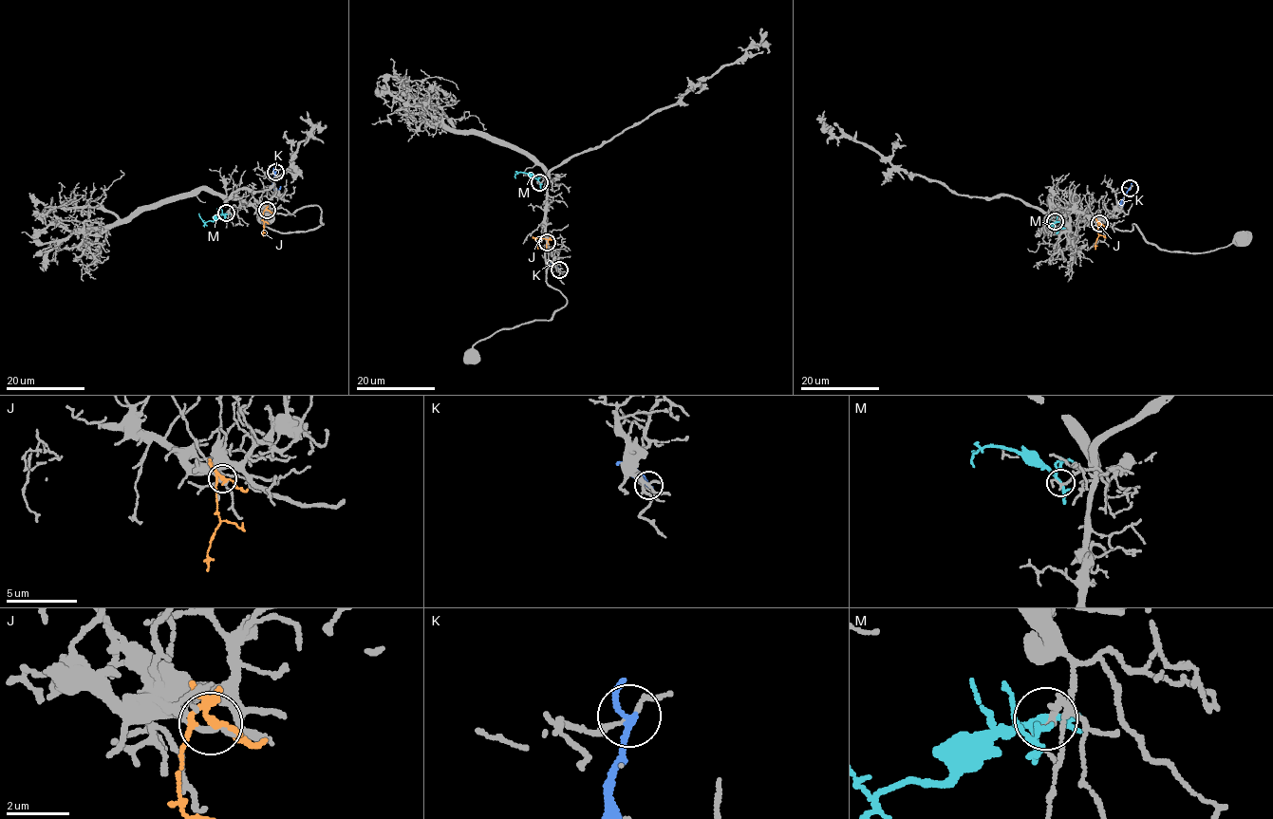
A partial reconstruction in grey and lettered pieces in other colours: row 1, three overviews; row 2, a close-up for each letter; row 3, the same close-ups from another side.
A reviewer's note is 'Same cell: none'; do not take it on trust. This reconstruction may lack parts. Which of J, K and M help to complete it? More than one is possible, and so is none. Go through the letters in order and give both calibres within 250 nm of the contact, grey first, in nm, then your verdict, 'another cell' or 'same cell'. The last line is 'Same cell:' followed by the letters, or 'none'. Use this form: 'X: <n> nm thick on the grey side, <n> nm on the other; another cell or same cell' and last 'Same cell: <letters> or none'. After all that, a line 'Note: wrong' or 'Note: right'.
J: 200 nm thick on the grey side, 160 nm on the other; another cell
K: 110 nm thick on the grey side, 180 nm on the other; another cell
M: 140 nm thick on the grey side, 200 nm on the other; another cell
Same cell: none
Note: right

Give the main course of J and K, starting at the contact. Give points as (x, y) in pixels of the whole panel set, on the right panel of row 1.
J: (1099, 223), (1095, 250)
K: (1130, 187), (1123, 197), (1121, 212)

